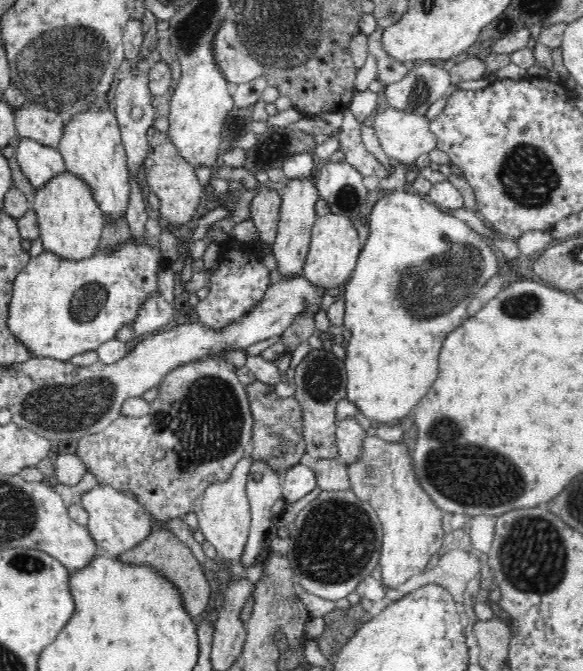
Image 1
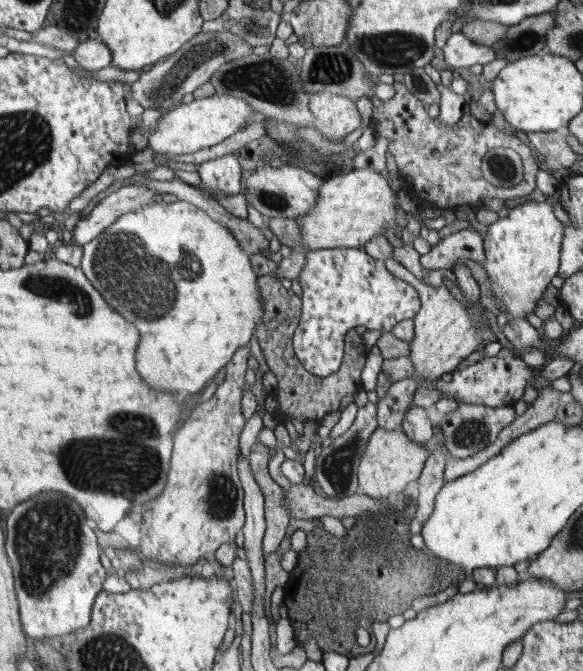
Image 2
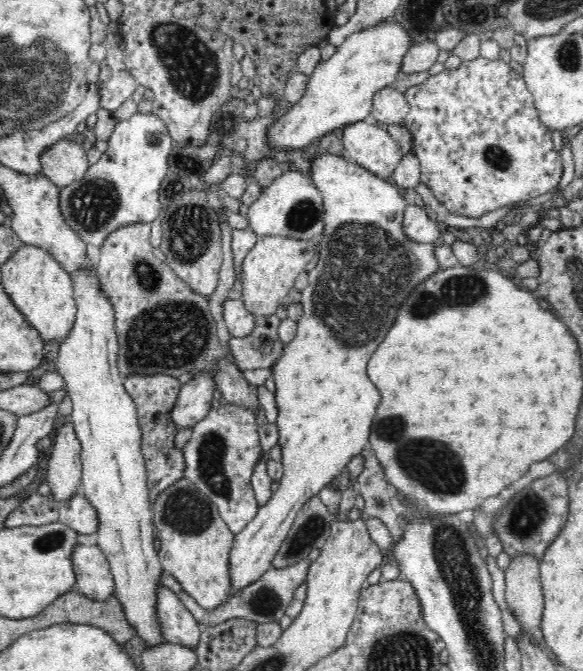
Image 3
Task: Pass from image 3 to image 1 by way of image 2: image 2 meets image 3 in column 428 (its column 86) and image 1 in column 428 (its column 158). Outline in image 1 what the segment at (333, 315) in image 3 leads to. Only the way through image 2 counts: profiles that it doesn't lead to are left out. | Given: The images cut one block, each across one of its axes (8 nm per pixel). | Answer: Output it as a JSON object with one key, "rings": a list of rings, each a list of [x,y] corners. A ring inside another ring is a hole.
{"rings":[[[408,187],[402,191],[392,191],[392,194],[386,194],[382,200],[378,200],[378,204],[374,206],[374,210],[370,210],[370,236],[368,242],[364,246],[364,250],[360,250],[358,260],[355,267],[354,276],[350,276],[350,280],[346,282],[346,290],[344,291],[344,326],[347,336],[342,339],[346,346],[347,357],[344,362],[346,369],[346,379],[348,379],[348,400],[352,400],[362,414],[366,414],[364,418],[370,418],[374,422],[398,421],[412,412],[412,408],[426,396],[428,389],[434,384],[438,376],[440,346],[444,342],[444,336],[448,336],[448,332],[452,332],[454,328],[458,328],[462,324],[462,320],[467,318],[467,306],[472,300],[472,296],[478,292],[478,288],[484,286],[487,281],[490,281],[502,267],[499,264],[496,252],[488,246],[487,240],[474,233],[466,222],[458,220],[456,216],[449,216],[447,211],[444,211],[438,206],[433,205],[426,197],[419,193],[408,194]]]}

